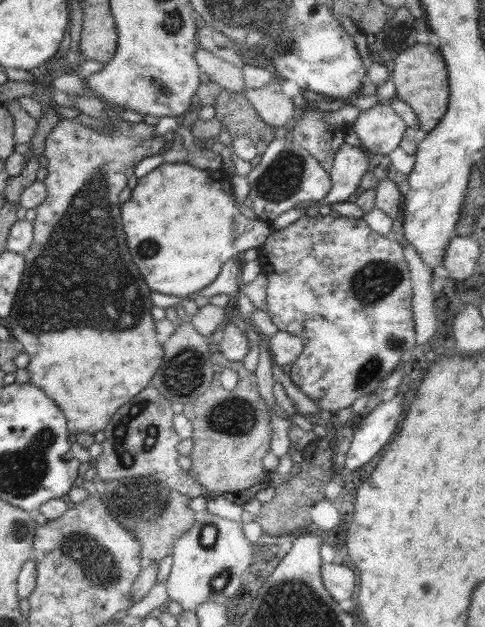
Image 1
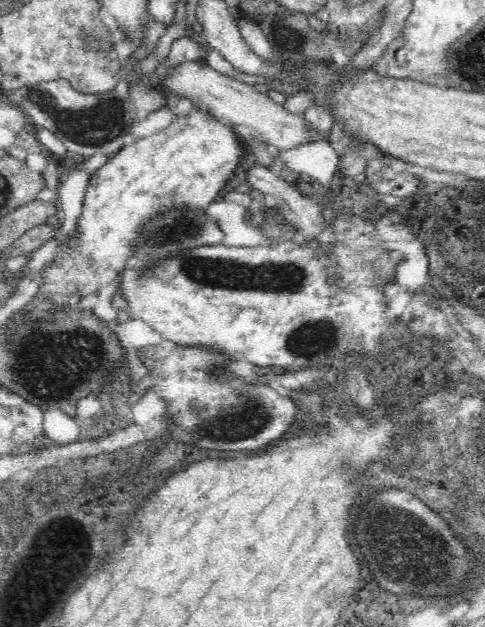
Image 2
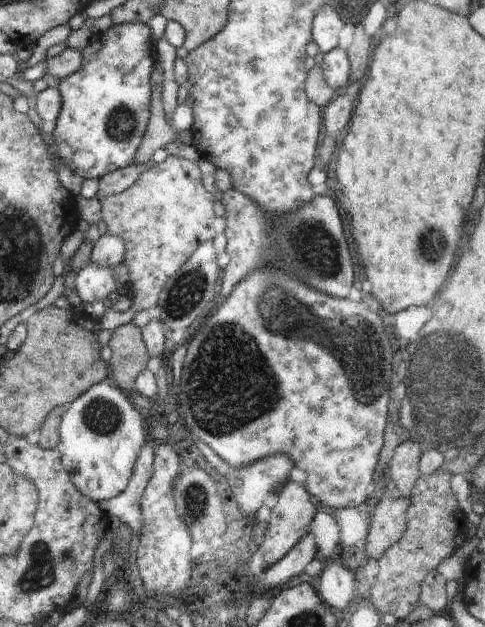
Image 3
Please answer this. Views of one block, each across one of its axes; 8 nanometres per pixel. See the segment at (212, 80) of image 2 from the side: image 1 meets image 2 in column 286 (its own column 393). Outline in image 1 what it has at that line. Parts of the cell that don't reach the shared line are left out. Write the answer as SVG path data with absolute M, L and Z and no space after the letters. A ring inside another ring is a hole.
M378 103L361 112L349 130L358 135L365 152L390 155L399 147L407 127L392 106Z

